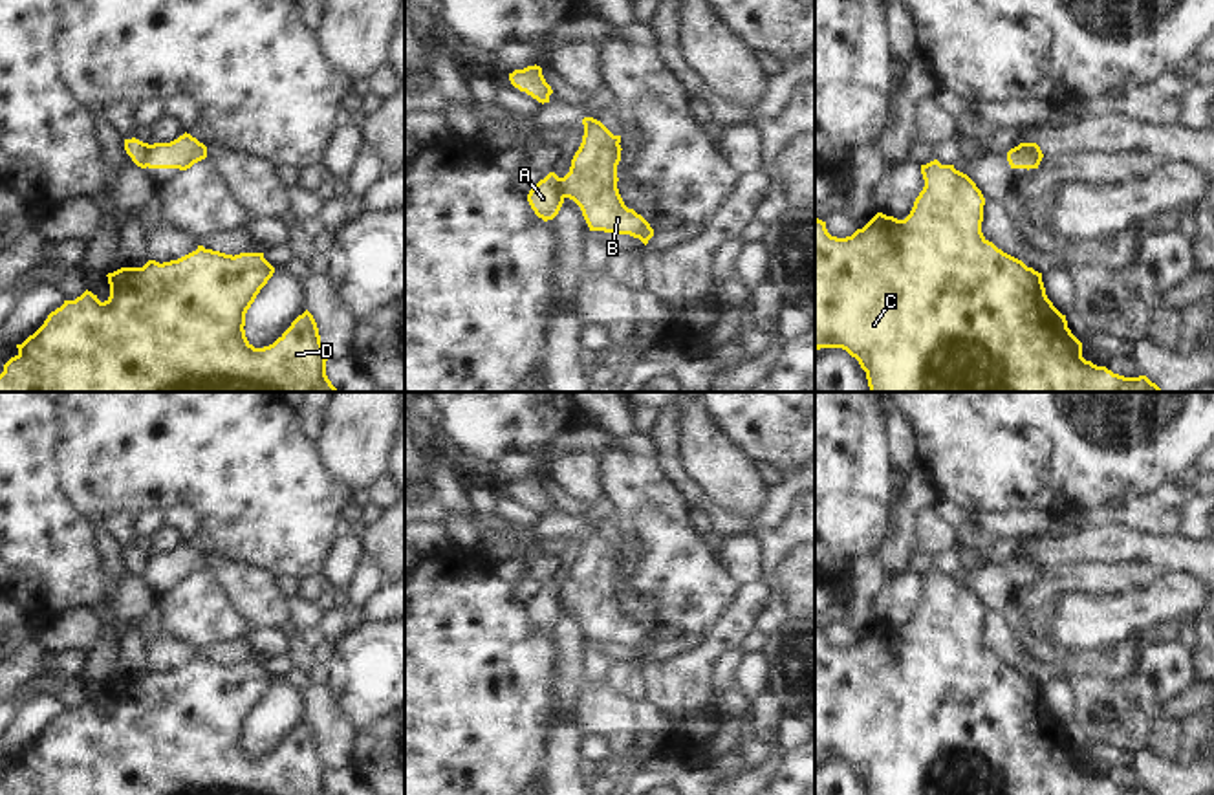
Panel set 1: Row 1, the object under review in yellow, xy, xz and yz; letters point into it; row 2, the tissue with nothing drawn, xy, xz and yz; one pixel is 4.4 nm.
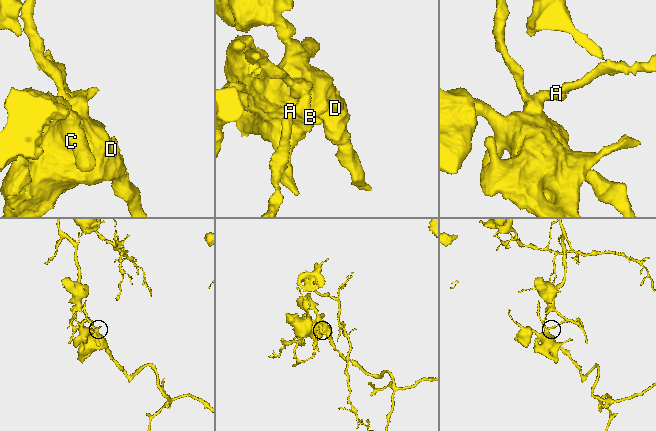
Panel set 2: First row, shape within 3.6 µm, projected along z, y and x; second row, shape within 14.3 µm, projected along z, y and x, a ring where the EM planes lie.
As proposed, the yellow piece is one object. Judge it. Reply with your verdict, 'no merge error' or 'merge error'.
merge error

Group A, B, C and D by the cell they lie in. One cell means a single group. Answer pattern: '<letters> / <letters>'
A / B C D

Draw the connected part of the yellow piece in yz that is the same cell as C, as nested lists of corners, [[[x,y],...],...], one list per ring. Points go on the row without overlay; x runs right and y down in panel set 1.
[[[938,570],[927,575],[921,575],[921,584],[925,590],[925,597],[916,608],[914,617],[905,630],[897,630],[894,626],[877,623],[862,639],[857,639],[851,647],[837,648],[828,643],[826,632],[815,628],[815,758],[817,760],[820,758],[846,760],[851,768],[859,771],[861,779],[866,782],[868,795],[1155,795],[1146,786],[1124,788],[1124,786],[1113,784],[1106,777],[1097,777],[1091,771],[1086,771],[1082,768],[1082,753],[1068,738],[1066,725],[1062,725],[1047,709],[1046,698],[1042,692],[1042,683],[1035,681],[1033,678],[1027,678],[1022,670],[1003,663],[983,647],[981,632],[983,632],[985,608],[967,584],[956,581],[954,575],[941,575]]]

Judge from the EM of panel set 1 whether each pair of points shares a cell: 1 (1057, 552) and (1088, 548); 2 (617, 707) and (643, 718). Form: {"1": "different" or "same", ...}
{"1": "same", "2": "same"}

